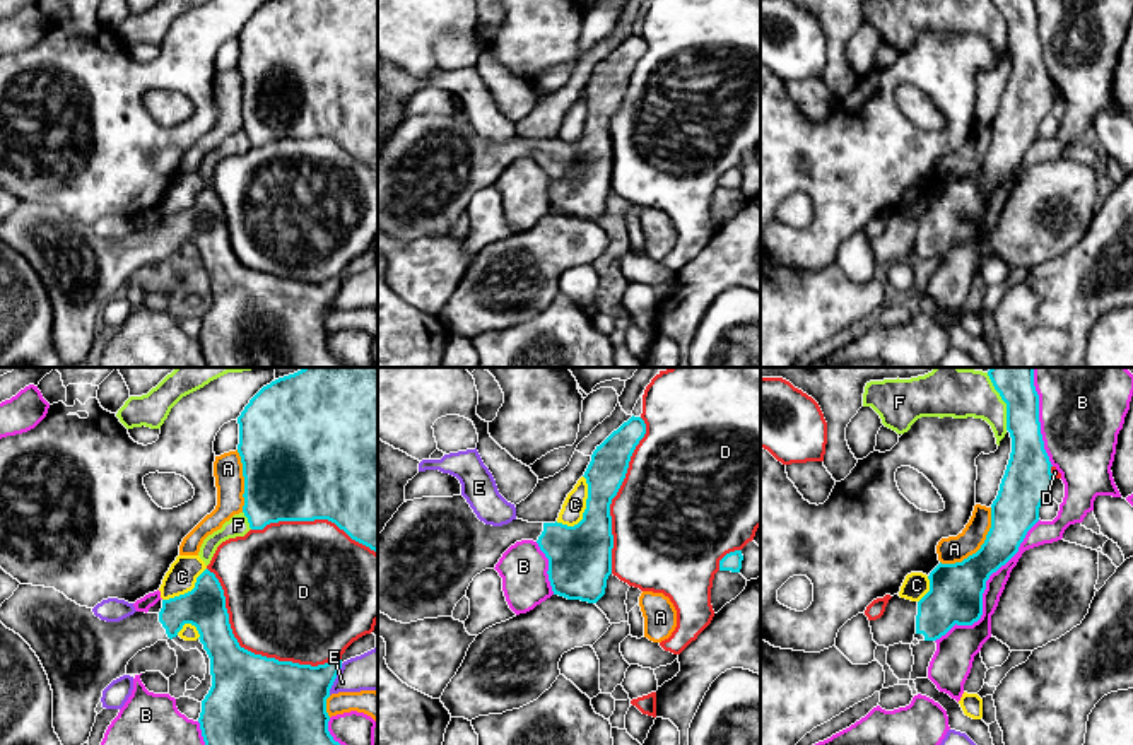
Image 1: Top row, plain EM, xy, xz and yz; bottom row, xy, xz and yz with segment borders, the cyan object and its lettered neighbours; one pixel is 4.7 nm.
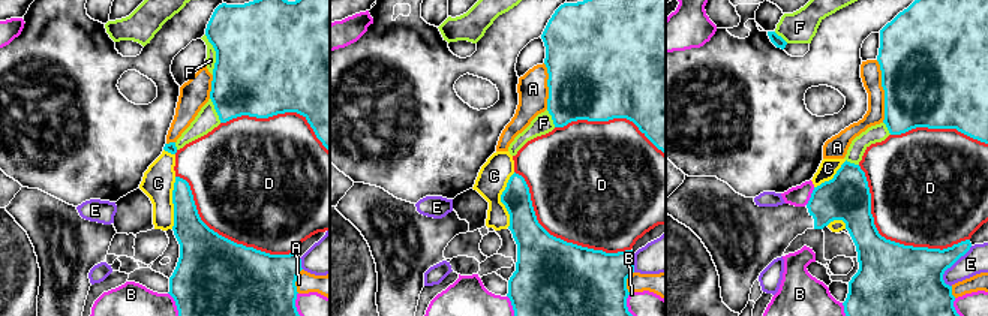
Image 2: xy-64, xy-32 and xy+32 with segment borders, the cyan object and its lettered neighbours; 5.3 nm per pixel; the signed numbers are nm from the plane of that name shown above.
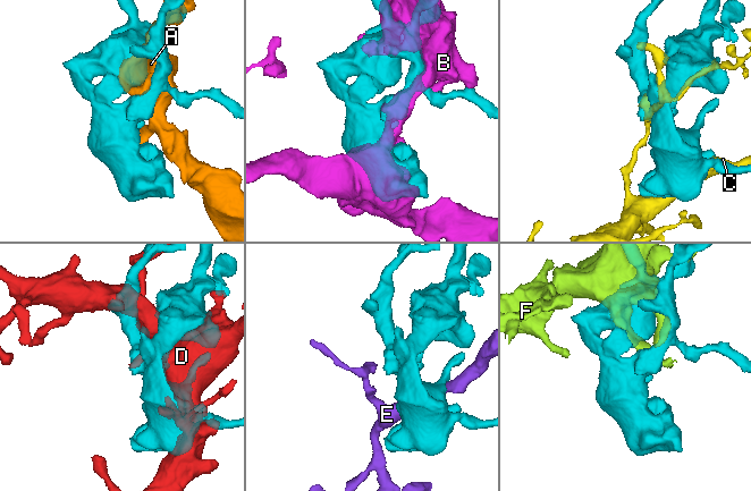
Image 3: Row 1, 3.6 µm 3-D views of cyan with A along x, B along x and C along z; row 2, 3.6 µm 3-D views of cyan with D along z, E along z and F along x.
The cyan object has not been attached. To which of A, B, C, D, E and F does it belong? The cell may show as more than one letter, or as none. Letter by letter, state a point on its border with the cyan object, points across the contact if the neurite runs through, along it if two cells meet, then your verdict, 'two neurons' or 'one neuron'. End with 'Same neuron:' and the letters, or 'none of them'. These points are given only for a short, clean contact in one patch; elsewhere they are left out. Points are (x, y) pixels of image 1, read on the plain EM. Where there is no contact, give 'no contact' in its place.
A: contact yz (981, 164); two neurons
B: contact yz (985, 205); two neurons
C: contact xz (585, 127); two neurons
D: contact xy (250, 269); two neurons
E: contact xy (335, 294); two neurons
F: contact yz (1007, 24); two neurons
Same neuron: none of them

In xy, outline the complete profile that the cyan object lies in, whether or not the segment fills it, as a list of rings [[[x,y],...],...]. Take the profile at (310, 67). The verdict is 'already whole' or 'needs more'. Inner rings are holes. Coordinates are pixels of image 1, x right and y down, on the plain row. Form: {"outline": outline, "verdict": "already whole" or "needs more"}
{"outline": [[[270,0],[238,34],[244,123],[251,147],[279,138],[328,137],[378,171],[378,0]]], "verdict": "already whole"}

